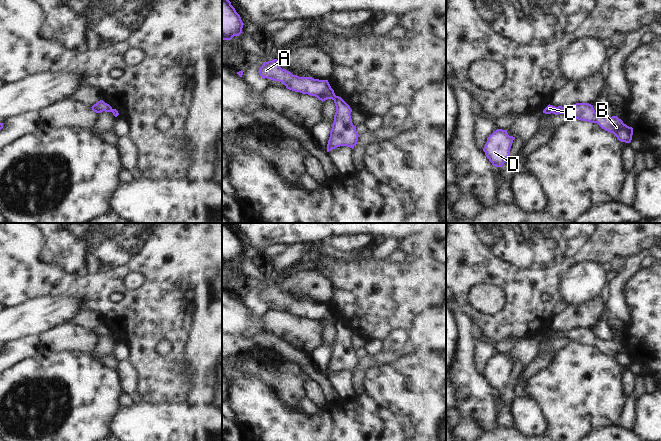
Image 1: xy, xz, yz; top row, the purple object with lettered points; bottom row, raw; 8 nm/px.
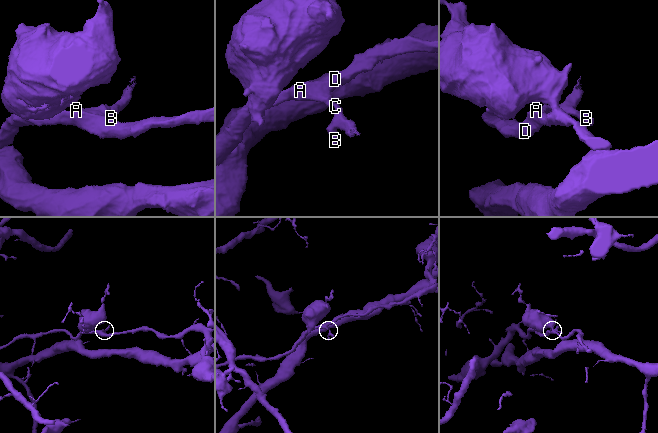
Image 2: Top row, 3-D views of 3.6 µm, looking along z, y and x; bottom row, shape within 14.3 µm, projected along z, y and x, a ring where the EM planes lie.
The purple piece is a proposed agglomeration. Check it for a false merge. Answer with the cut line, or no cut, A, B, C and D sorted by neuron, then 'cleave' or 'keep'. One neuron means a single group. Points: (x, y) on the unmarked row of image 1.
cut in xz along (336, 320), (334, 324); A D / B C; cleave

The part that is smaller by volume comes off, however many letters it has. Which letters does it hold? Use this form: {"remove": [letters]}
{"remove": ["B", "C"]}

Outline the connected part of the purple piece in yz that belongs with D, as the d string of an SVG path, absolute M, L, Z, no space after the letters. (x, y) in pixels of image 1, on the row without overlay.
M497 353L487 362L483 375L493 390L502 391L510 380L510 373L515 361L509 360L507 354Z

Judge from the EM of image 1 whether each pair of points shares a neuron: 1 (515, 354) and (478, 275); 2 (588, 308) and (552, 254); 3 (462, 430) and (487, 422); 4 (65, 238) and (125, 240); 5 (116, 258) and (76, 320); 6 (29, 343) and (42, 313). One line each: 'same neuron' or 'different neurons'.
1: different neurons
2: different neurons
3: different neurons
4: same neuron
5: different neurons
6: different neurons

